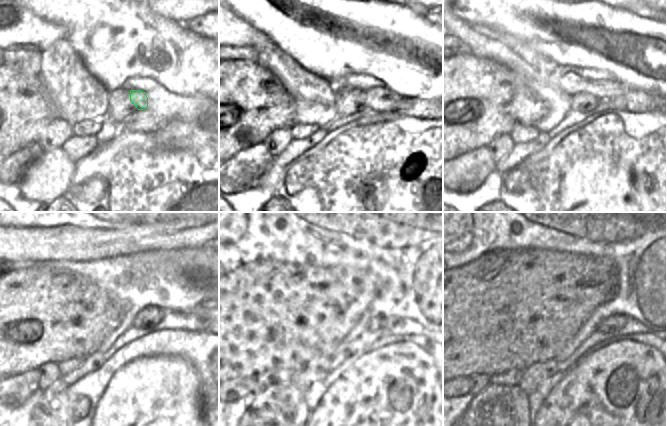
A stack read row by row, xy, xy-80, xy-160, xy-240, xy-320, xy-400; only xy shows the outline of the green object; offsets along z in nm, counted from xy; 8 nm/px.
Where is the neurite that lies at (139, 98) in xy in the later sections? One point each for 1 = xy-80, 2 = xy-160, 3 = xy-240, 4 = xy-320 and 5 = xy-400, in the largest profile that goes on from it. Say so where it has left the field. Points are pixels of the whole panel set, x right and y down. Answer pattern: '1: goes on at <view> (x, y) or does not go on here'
1: goes on at xy-80 (383, 99)
2: goes on at xy-160 (633, 101)
3: goes on at xy-240 (172, 320)
4: goes on at xy-320 (403, 326)
5: goes on at xy-400 (632, 326)

